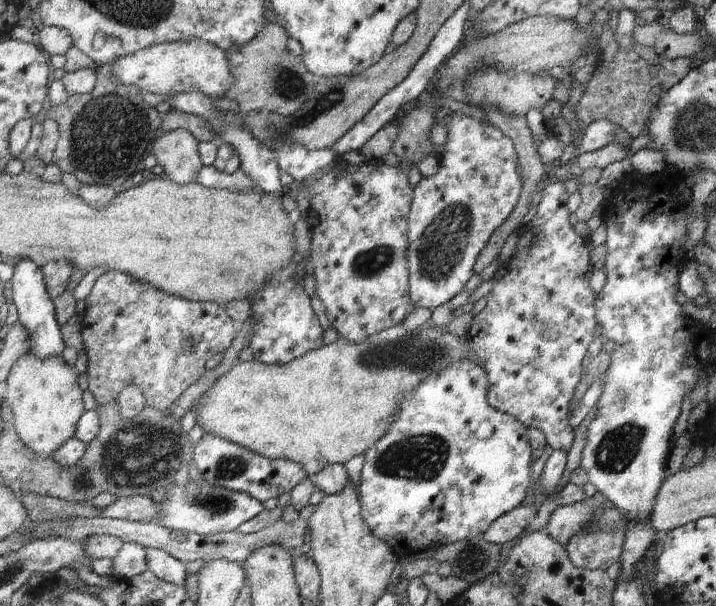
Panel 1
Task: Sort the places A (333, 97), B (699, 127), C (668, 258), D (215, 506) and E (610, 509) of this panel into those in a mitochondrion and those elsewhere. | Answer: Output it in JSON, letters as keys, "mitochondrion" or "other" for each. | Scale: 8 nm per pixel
{"A":"mitochondrion","B":"mitochondrion","C":"other","D":"mitochondrion","E":"other"}

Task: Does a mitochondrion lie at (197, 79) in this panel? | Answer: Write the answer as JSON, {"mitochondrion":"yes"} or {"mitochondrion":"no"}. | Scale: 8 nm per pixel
{"mitochondrion":"no"}

